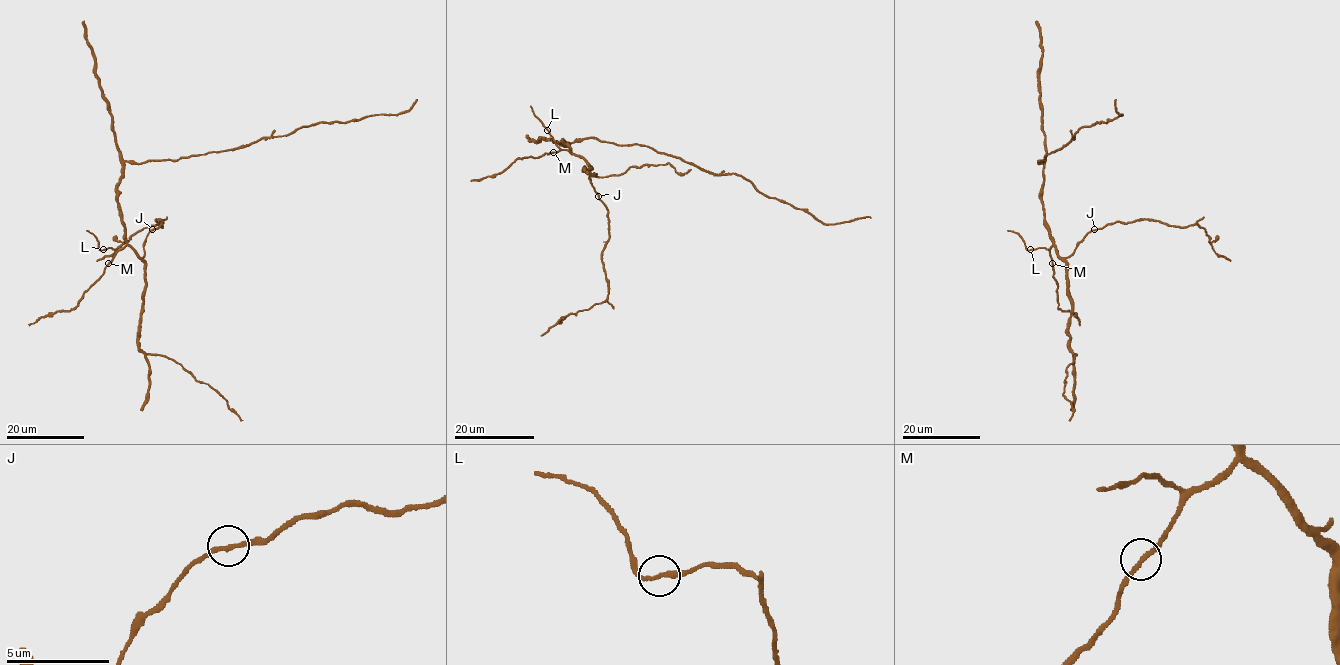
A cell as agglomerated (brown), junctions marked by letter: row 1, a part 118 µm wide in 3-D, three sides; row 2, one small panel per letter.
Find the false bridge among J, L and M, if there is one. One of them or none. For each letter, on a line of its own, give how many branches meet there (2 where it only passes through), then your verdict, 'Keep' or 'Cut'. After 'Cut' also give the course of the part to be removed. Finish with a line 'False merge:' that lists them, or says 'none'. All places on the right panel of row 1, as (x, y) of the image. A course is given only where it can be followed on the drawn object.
J: Branches: 2. Keep
L: Branches: 2. Keep
M: Branches: 2. Keep
False merge: none

